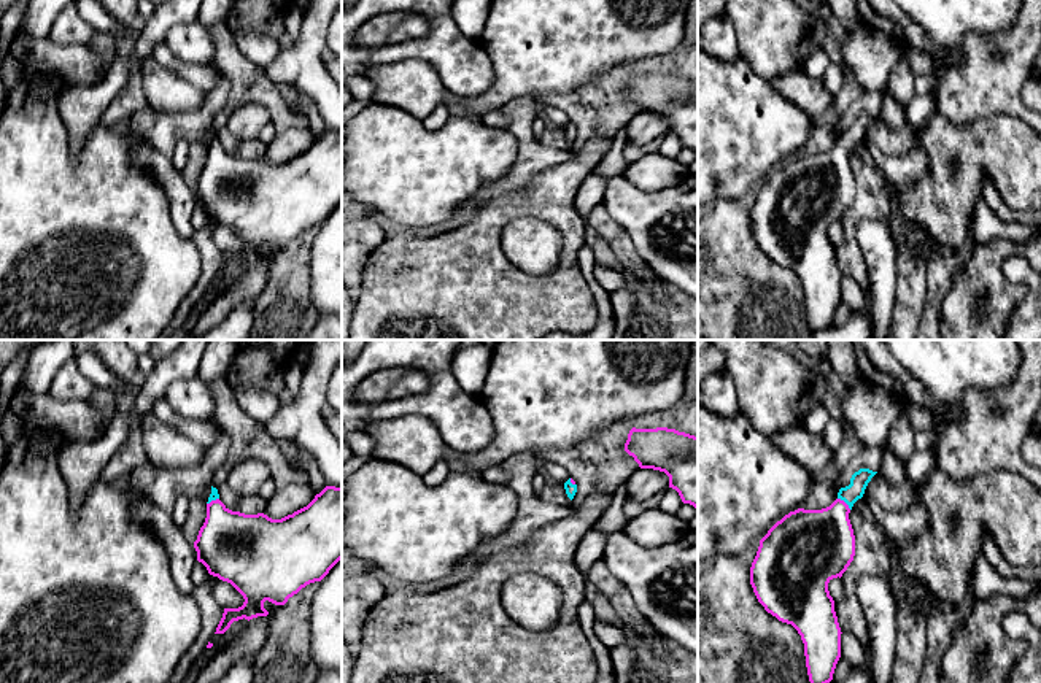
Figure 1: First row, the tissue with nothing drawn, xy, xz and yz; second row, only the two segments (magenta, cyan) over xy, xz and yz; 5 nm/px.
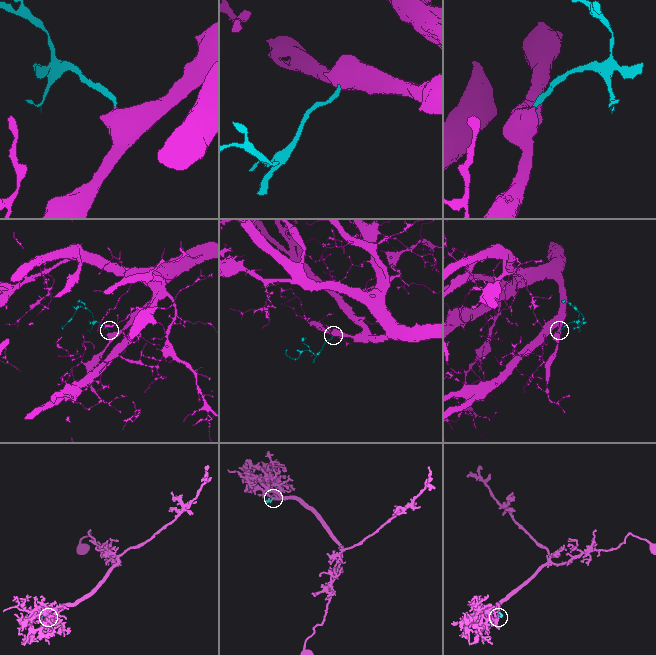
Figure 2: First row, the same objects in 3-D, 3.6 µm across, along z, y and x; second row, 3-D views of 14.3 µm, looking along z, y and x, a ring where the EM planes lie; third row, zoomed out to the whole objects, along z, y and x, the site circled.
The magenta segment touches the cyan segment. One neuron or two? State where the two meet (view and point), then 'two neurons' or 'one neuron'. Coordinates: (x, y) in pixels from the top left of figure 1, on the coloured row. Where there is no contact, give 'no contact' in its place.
yz (844, 502) | one neuron

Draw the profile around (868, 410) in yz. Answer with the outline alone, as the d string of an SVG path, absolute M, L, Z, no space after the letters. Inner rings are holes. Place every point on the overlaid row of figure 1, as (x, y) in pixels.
M860 380L847 388L842 400L846 427L858 437L863 446L885 448L890 430L903 410L903 400L880 386Z

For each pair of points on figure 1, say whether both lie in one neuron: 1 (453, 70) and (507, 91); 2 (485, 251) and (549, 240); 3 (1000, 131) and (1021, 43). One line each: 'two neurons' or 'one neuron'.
1: two neurons
2: two neurons
3: two neurons

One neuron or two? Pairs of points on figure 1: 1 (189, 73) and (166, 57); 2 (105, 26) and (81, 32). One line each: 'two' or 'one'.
1: one
2: two

